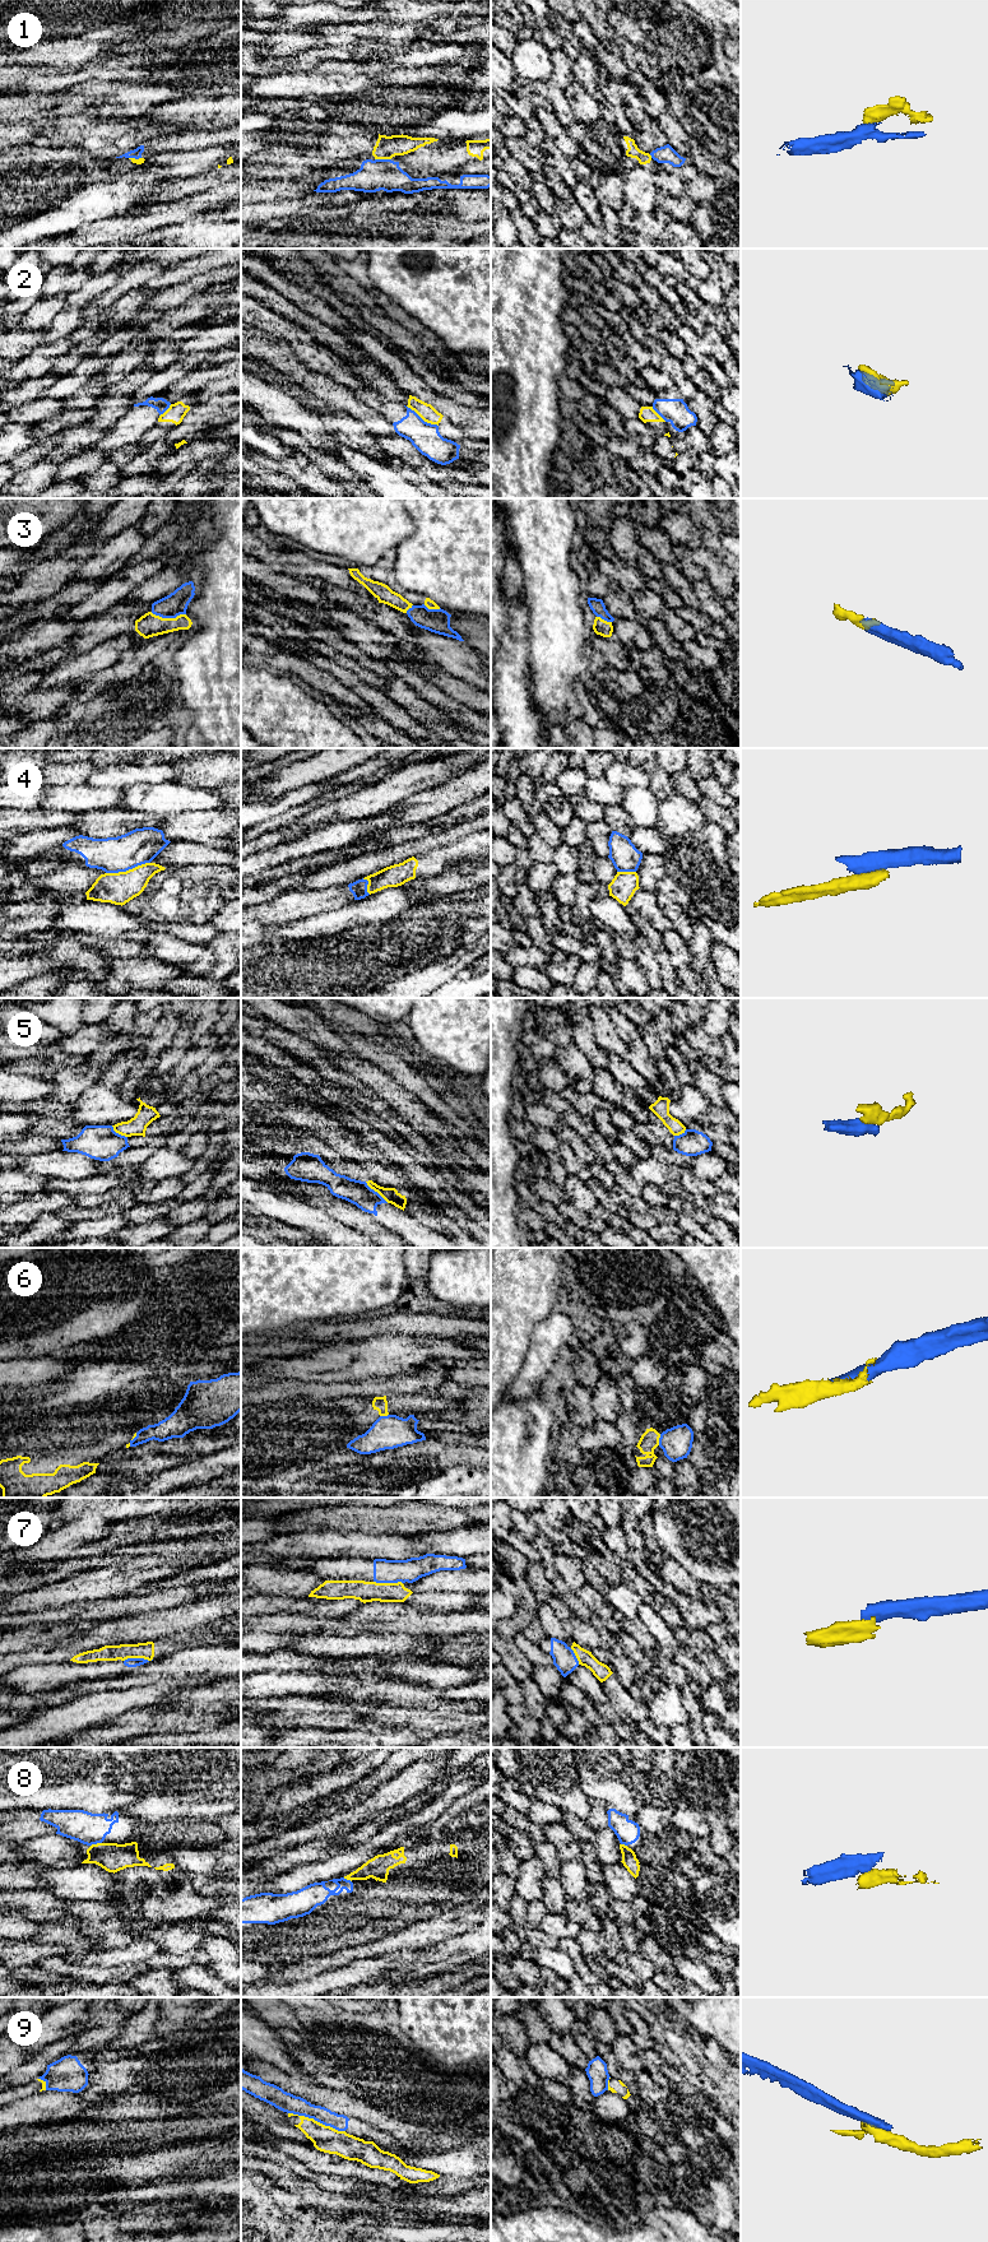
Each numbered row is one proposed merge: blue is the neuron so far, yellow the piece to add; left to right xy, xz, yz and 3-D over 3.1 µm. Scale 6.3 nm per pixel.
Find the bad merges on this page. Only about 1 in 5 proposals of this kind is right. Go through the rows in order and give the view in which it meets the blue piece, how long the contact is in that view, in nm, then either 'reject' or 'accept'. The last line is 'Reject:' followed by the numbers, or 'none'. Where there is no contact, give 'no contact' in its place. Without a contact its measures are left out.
1: contact in xz; length 100 nm; reject
2: contact in xz; length 240 nm; reject
3: contact in xy; length 220 nm; accept
4: contact in xy; length 280 nm; reject
5: contact in xz; length 200 nm; reject
6: contact in yz; length 70 nm; reject
7: contact in xz; length 180 nm; reject
8: contact in xy; length 80 nm; reject
9: contact in xz; length 380 nm; reject
Reject: 1, 2, 4, 5, 6, 7, 8, 9

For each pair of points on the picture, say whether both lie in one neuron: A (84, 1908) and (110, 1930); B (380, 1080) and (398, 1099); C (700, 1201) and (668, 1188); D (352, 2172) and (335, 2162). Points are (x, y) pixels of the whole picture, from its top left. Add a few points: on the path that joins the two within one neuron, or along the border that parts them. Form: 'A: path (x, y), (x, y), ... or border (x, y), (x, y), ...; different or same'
A: path (91, 1913), (103, 1926); same
B: path (384, 1085), (393, 1094); same
C: path (692, 1201), (676, 1189); same
D: path (348, 2168), (339, 2166); same

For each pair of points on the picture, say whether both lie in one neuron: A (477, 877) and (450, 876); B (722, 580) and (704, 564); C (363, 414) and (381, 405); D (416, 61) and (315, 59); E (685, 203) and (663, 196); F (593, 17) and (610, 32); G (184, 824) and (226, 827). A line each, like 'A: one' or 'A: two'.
A: one
B: one
C: two
D: two
E: one
F: one
G: one

